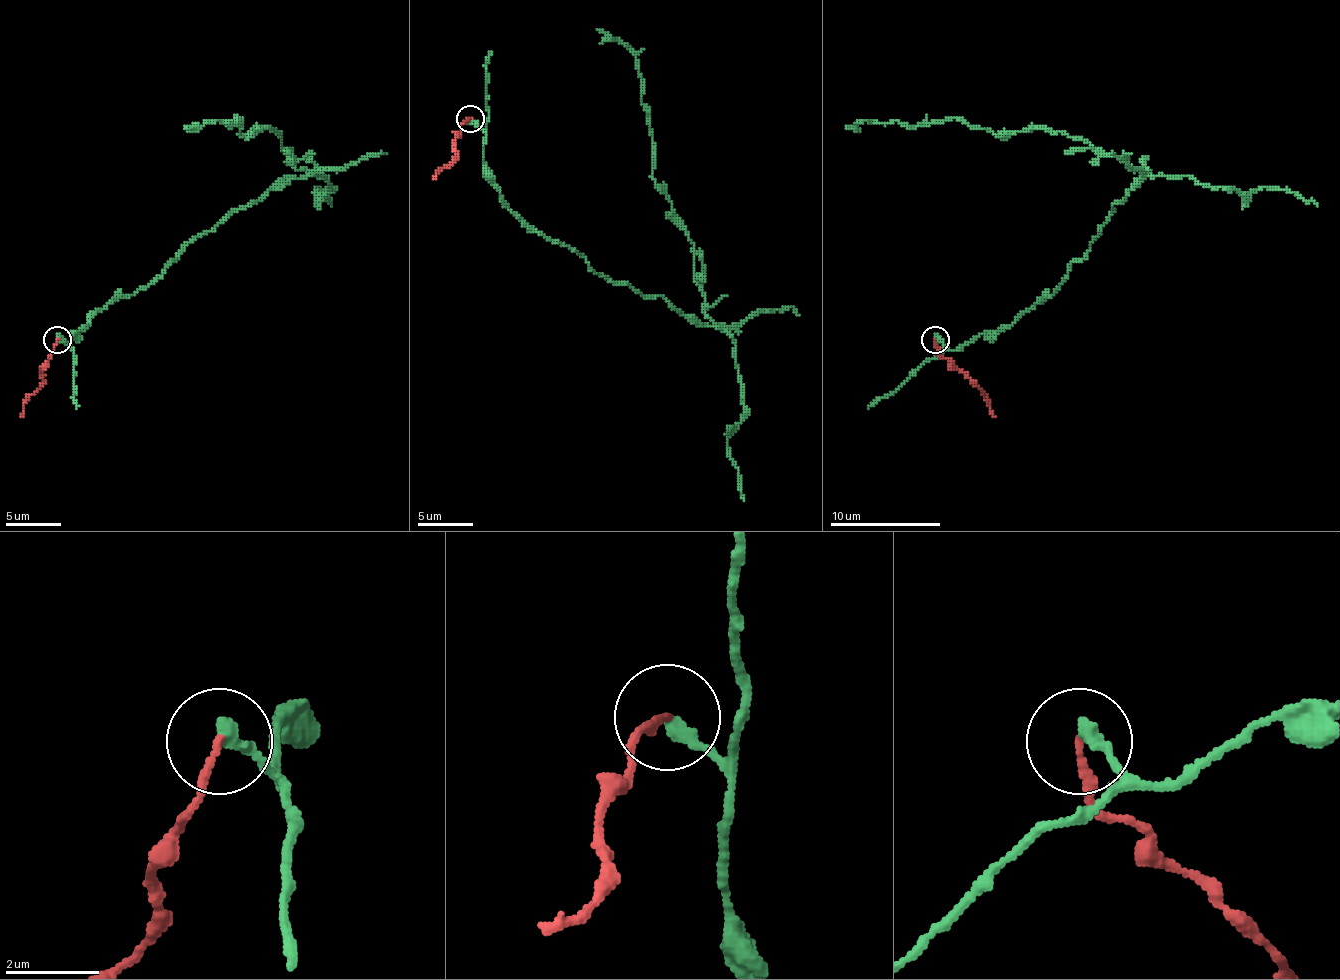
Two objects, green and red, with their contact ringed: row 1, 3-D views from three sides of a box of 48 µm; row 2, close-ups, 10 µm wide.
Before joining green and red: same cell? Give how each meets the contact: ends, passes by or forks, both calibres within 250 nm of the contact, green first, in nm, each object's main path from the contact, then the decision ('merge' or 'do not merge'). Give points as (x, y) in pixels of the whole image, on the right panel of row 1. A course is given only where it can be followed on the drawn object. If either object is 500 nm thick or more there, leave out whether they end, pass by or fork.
green ends there; red ends there; 340 nm thick on the green side, 170 nm on the other; green runs (937, 339), (951, 350), (998, 333), (1056, 289), (1142, 173), (1048, 128), (998, 137), (954, 117), (846, 128); red runs (934, 339), (943, 358), (987, 397), (995, 417); do not merge

